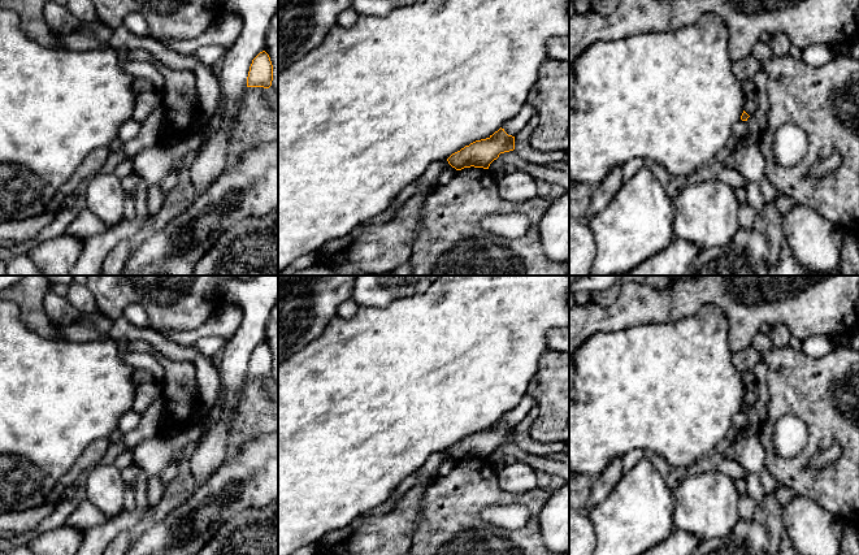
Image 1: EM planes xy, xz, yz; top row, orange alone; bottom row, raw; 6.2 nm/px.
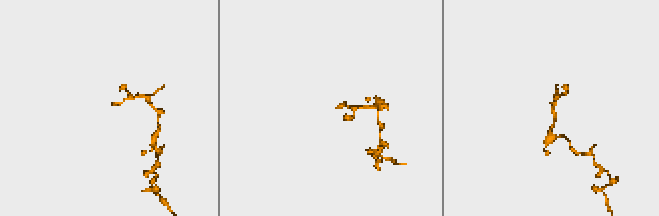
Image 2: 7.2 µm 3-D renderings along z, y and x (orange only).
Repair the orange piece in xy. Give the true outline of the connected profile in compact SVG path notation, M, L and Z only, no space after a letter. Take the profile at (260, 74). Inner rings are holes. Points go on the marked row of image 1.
M263 51L253 60L250 66L247 77L247 87L269 88L273 81L273 65L269 55Z

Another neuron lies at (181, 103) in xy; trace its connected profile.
M144 49L127 51L127 58L135 62L151 62L159 68L164 79L162 105L166 127L173 135L185 136L201 120L195 74L191 70L162 66Z

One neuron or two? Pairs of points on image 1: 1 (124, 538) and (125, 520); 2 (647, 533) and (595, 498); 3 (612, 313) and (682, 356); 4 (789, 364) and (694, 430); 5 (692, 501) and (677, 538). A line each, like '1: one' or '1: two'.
1: two
2: one
3: two
4: two
5: two

